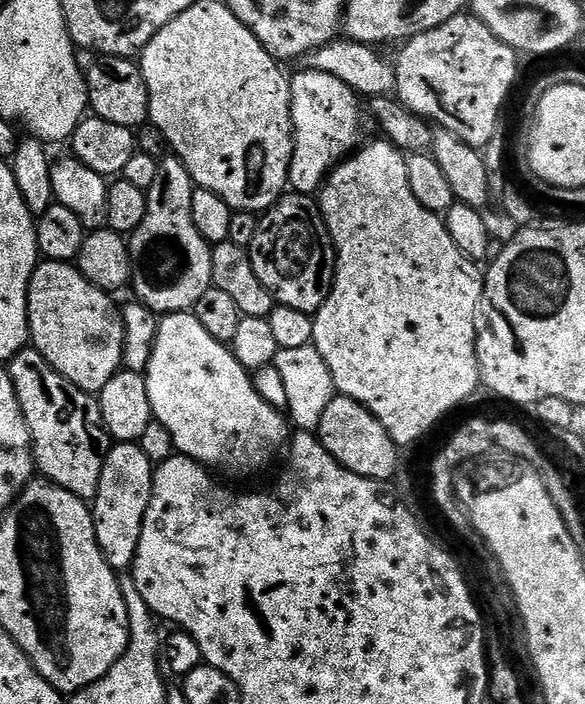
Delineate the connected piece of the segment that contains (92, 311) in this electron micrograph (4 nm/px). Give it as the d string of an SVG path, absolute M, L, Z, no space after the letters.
M40 262L27 277L26 332L31 347L33 344L40 351L39 359L73 389L98 394L121 365L122 344L112 333L112 304L108 296L107 291L89 284L79 269L68 262Z

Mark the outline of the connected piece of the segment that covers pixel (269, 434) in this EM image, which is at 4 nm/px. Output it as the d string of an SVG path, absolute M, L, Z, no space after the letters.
M191 311L167 313L167 315L157 323L156 337L154 338L153 346L150 350L148 364L144 367L142 375L144 377L144 389L148 395L148 405L152 411L153 421L164 427L165 434L172 440L173 449L175 449L183 459L190 460L197 466L203 466L213 473L225 472L228 476L248 476L251 472L258 471L259 468L271 458L272 451L284 440L285 421L282 419L282 416L282 421L280 421L279 414L272 412L271 406L268 405L271 403L256 391L249 373L236 363L231 351L229 351L221 341L214 339L213 336L206 334L206 332L202 330L202 326L196 320L196 317L192 315Z

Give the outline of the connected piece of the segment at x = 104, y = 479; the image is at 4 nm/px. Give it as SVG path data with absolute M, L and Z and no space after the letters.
M120 442L115 447L109 456L103 457L100 466L100 477L96 480L94 495L91 497L90 532L91 535L92 532L96 535L96 544L100 547L105 562L112 568L127 569L132 563L140 522L144 518L146 477L150 468L147 468L149 465L141 459L141 449L135 443Z

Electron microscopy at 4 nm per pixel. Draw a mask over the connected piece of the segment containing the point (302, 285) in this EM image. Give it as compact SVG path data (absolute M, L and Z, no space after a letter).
M284 203L273 204L257 219L256 231L246 245L246 259L258 282L272 295L277 305L315 314L326 299L325 289L320 289L324 256L320 253L320 244L312 233L307 214L296 204Z

